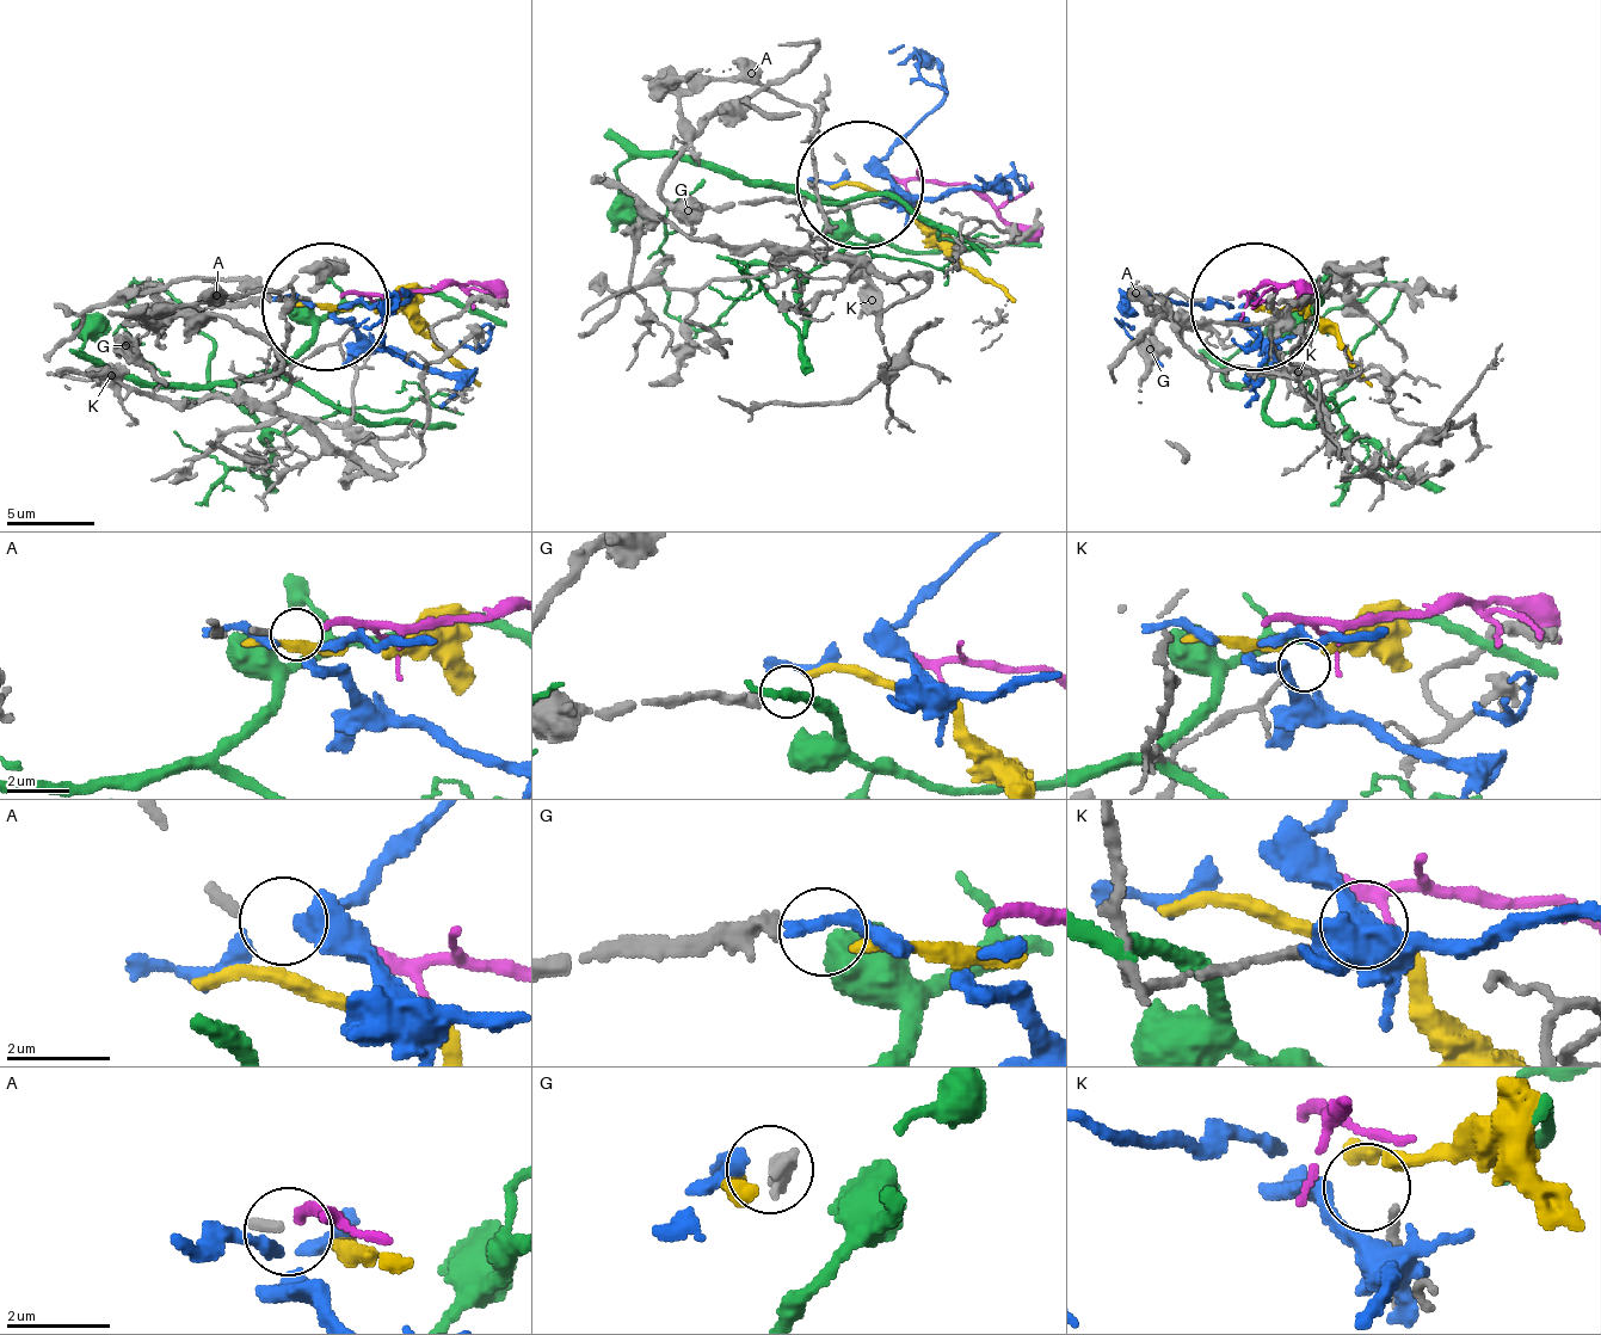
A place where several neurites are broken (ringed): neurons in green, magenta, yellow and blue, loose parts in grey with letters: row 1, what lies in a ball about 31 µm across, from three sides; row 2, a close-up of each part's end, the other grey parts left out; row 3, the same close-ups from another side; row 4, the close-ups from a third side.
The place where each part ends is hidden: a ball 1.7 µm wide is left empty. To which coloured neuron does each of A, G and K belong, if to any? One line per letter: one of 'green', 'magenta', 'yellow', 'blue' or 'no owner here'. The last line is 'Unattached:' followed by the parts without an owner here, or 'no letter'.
A: magenta
G: yellow
K: no owner here
Unattached: K

